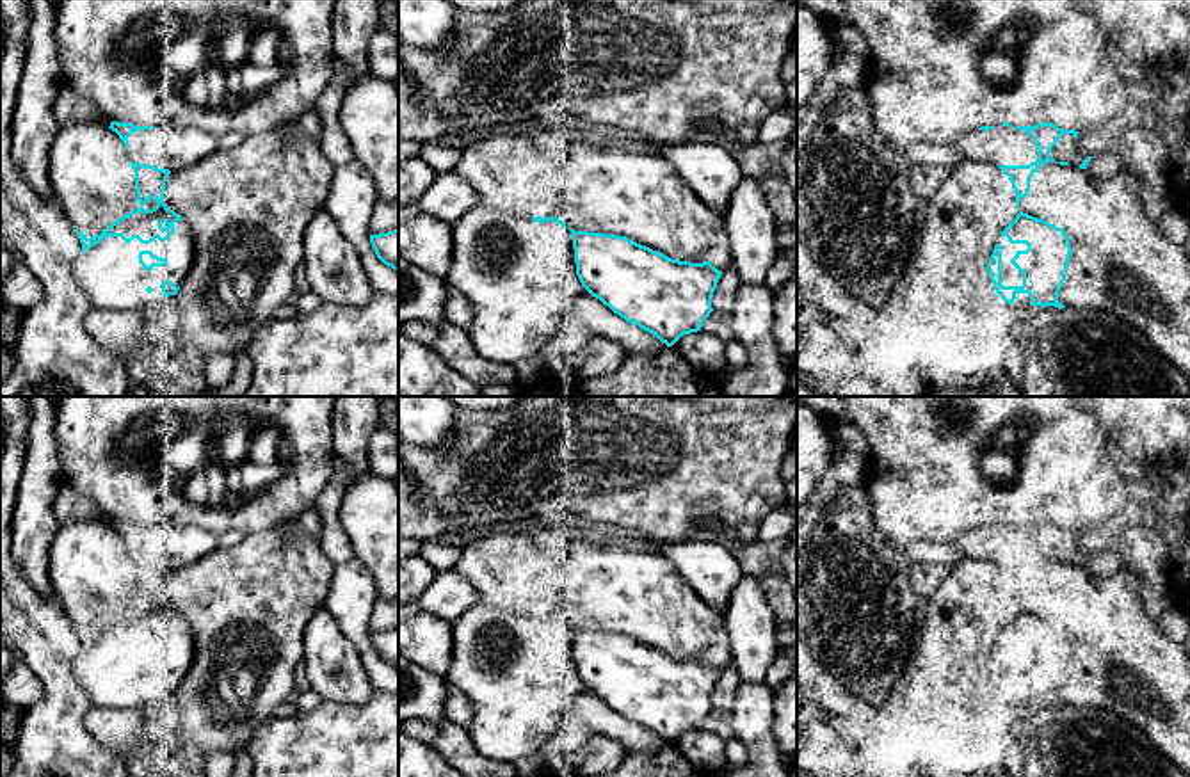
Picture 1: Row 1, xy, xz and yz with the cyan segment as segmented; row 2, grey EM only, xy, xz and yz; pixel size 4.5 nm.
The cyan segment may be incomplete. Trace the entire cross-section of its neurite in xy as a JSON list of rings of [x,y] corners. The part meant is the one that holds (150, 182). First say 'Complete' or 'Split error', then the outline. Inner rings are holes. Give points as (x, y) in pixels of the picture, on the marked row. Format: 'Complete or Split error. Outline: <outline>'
Split error. Outline: [[[132,162],[139,208],[119,217],[100,235],[87,238],[78,229],[82,252],[73,276],[92,308],[139,311],[176,295],[194,261],[194,238],[189,224],[164,201],[169,169]]]

